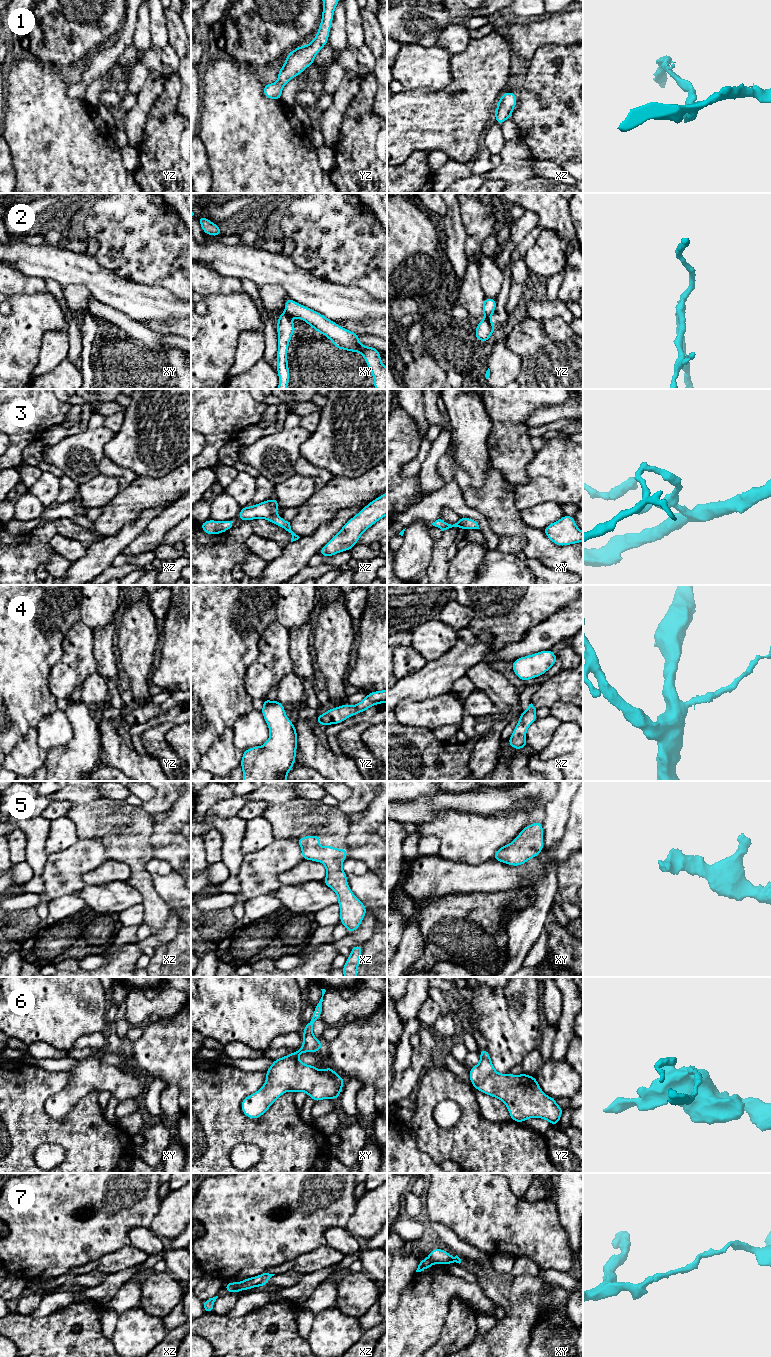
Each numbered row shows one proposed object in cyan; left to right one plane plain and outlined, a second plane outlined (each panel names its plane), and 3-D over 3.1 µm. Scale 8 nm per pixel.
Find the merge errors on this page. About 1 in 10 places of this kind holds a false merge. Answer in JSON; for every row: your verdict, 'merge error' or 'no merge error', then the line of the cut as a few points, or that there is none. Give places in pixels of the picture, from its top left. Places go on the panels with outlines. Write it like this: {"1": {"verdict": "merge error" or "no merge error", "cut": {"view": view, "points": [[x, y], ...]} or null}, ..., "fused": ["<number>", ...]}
{"1": {"verdict": "no merge error", "cut": null}, "2": {"verdict": "merge error", "cut": {"view": "xy", "points": [[285, 311], [290, 316]]}}, "3": {"verdict": "no merge error", "cut": null}, "4": {"verdict": "no merge error", "cut": null}, "5": {"verdict": "no merge error", "cut": null}, "6": {"verdict": "no merge error", "cut": null}, "7": {"verdict": "merge error", "cut": {"view": "xz", "points": [[235, 1283], [238, 1291]]}}, "fused": ["2", "7"]}

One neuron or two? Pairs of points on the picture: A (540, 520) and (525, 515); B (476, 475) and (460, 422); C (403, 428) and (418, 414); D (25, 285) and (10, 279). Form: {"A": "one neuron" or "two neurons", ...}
{"A": "one neuron", "B": "one neuron", "C": "two neurons", "D": "one neuron"}

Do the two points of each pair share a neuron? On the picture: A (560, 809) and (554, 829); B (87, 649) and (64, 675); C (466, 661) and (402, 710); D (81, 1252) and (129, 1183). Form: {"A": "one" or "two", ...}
{"A": "one", "B": "one", "C": "two", "D": "one"}

